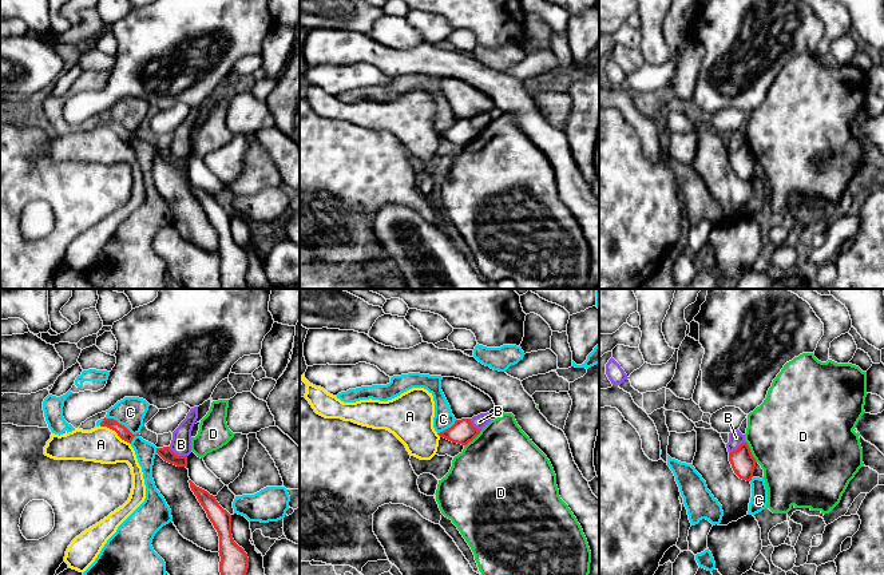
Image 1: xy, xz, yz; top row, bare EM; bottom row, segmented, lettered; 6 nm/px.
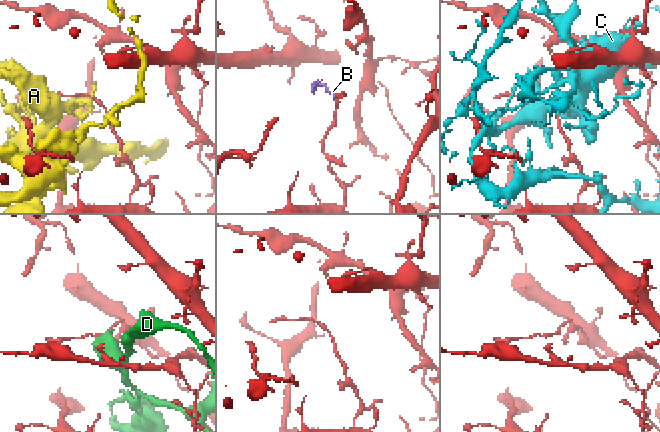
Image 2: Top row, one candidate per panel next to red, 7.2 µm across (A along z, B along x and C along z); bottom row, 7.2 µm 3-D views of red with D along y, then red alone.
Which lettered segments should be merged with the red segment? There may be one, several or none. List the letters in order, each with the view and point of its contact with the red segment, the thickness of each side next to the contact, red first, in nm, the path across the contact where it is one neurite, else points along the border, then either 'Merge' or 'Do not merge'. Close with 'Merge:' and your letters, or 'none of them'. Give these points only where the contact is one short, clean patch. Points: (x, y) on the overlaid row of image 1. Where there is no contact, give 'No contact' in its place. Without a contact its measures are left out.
A: Touches red at xy (115, 431). Thickness 70 nm (red) against 220 nm. Do not merge
B: Touches red at xy (177, 455). Thickness 80 nm (red) against 130 nm. Boundary: xy (169, 447), (175, 453), (186, 456). Do not merge
C: Touches red at xy (118, 423). Thickness 70 nm (red) against 180 nm. Do not merge
D: Touches red at yz (749, 451). Thickness 140 nm (red) against 480 nm. Do not merge
Merge: none of them

